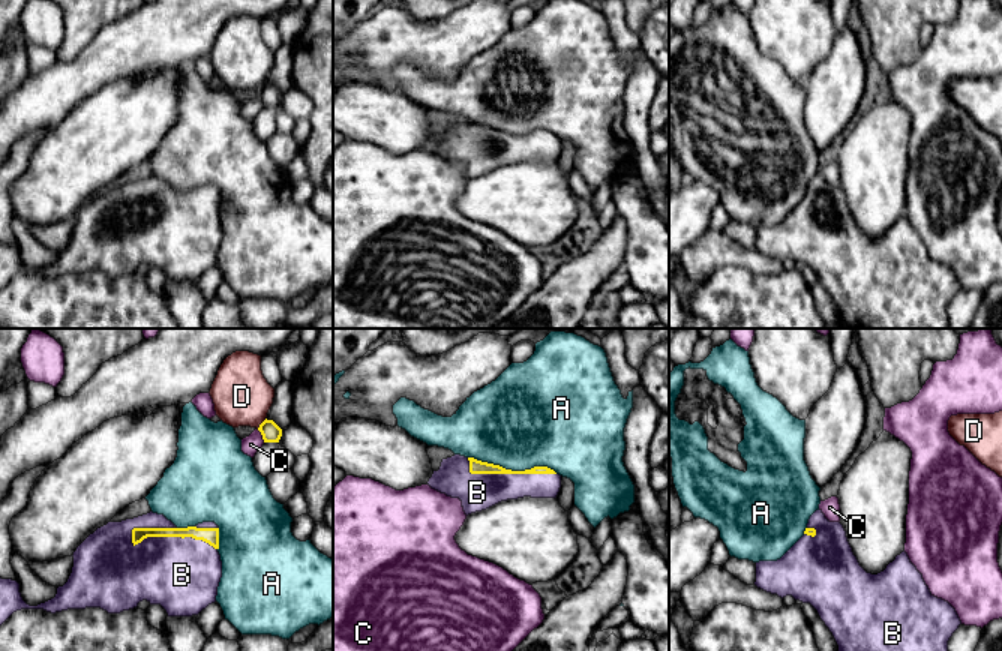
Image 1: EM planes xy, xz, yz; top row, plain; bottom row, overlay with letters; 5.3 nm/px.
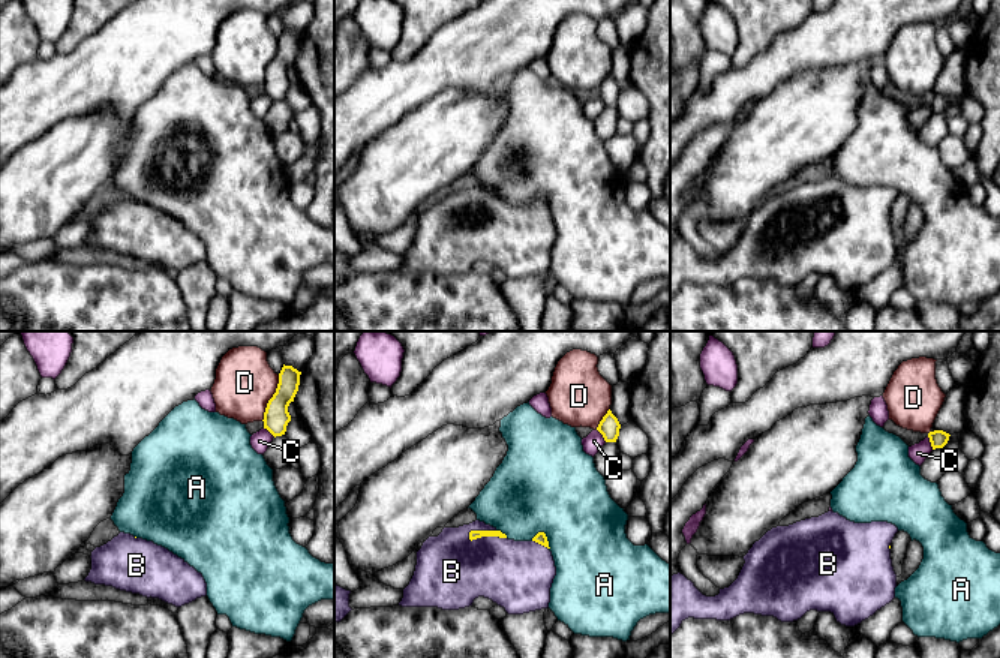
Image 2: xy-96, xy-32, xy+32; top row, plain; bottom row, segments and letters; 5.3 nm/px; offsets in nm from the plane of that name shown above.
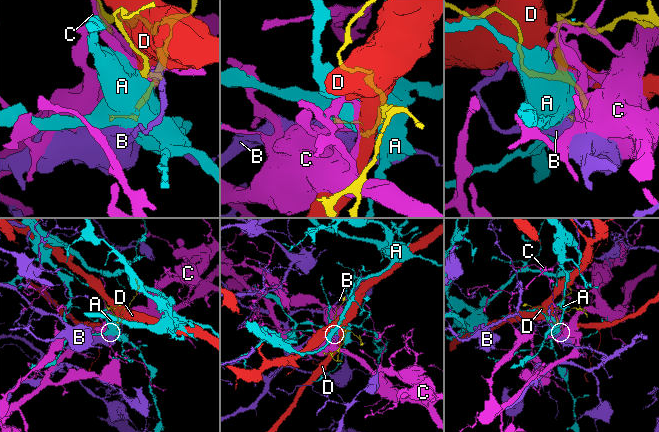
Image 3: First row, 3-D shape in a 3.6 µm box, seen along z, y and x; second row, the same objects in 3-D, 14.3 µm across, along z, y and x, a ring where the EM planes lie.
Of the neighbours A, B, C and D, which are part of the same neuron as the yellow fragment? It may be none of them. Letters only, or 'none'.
B

